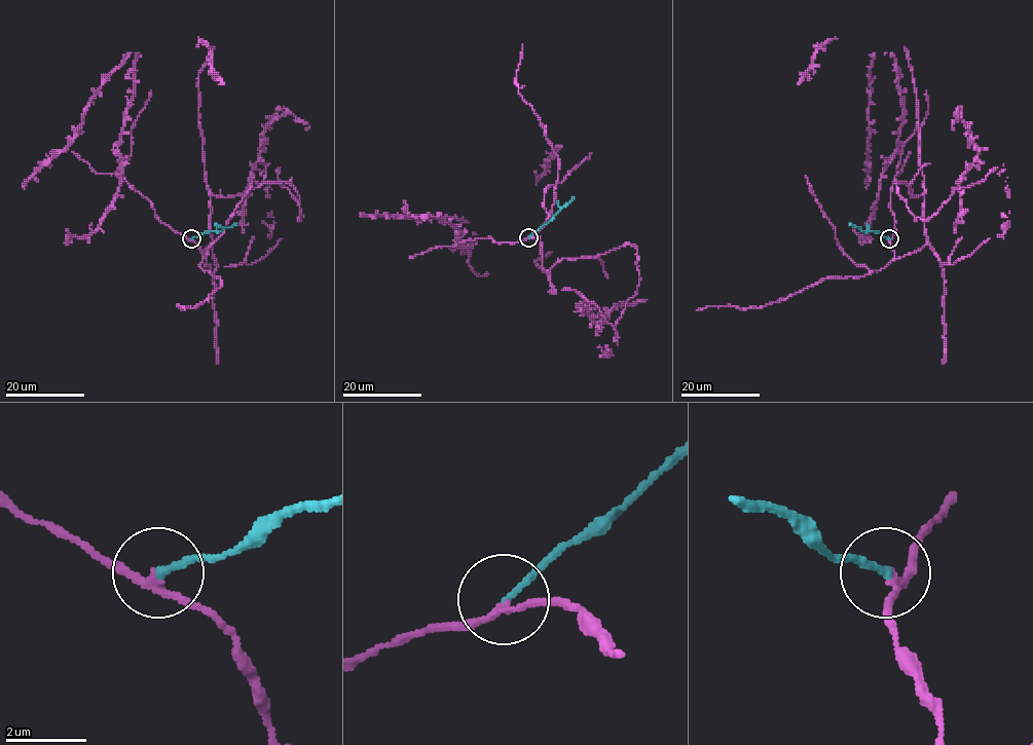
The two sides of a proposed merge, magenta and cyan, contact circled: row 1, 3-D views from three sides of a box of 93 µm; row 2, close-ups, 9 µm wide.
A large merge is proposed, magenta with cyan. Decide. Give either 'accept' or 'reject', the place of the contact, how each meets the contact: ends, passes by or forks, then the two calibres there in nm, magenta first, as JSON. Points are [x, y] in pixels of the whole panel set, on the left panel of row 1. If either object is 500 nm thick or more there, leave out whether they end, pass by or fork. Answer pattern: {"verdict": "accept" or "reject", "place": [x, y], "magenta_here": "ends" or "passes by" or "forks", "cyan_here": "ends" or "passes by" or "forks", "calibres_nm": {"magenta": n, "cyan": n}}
{"verdict": "reject", "place": [191, 238], "magenta_here": "passes by", "cyan_here": "ends", "calibres_nm": {"magenta": 160, "cyan": 180}}

